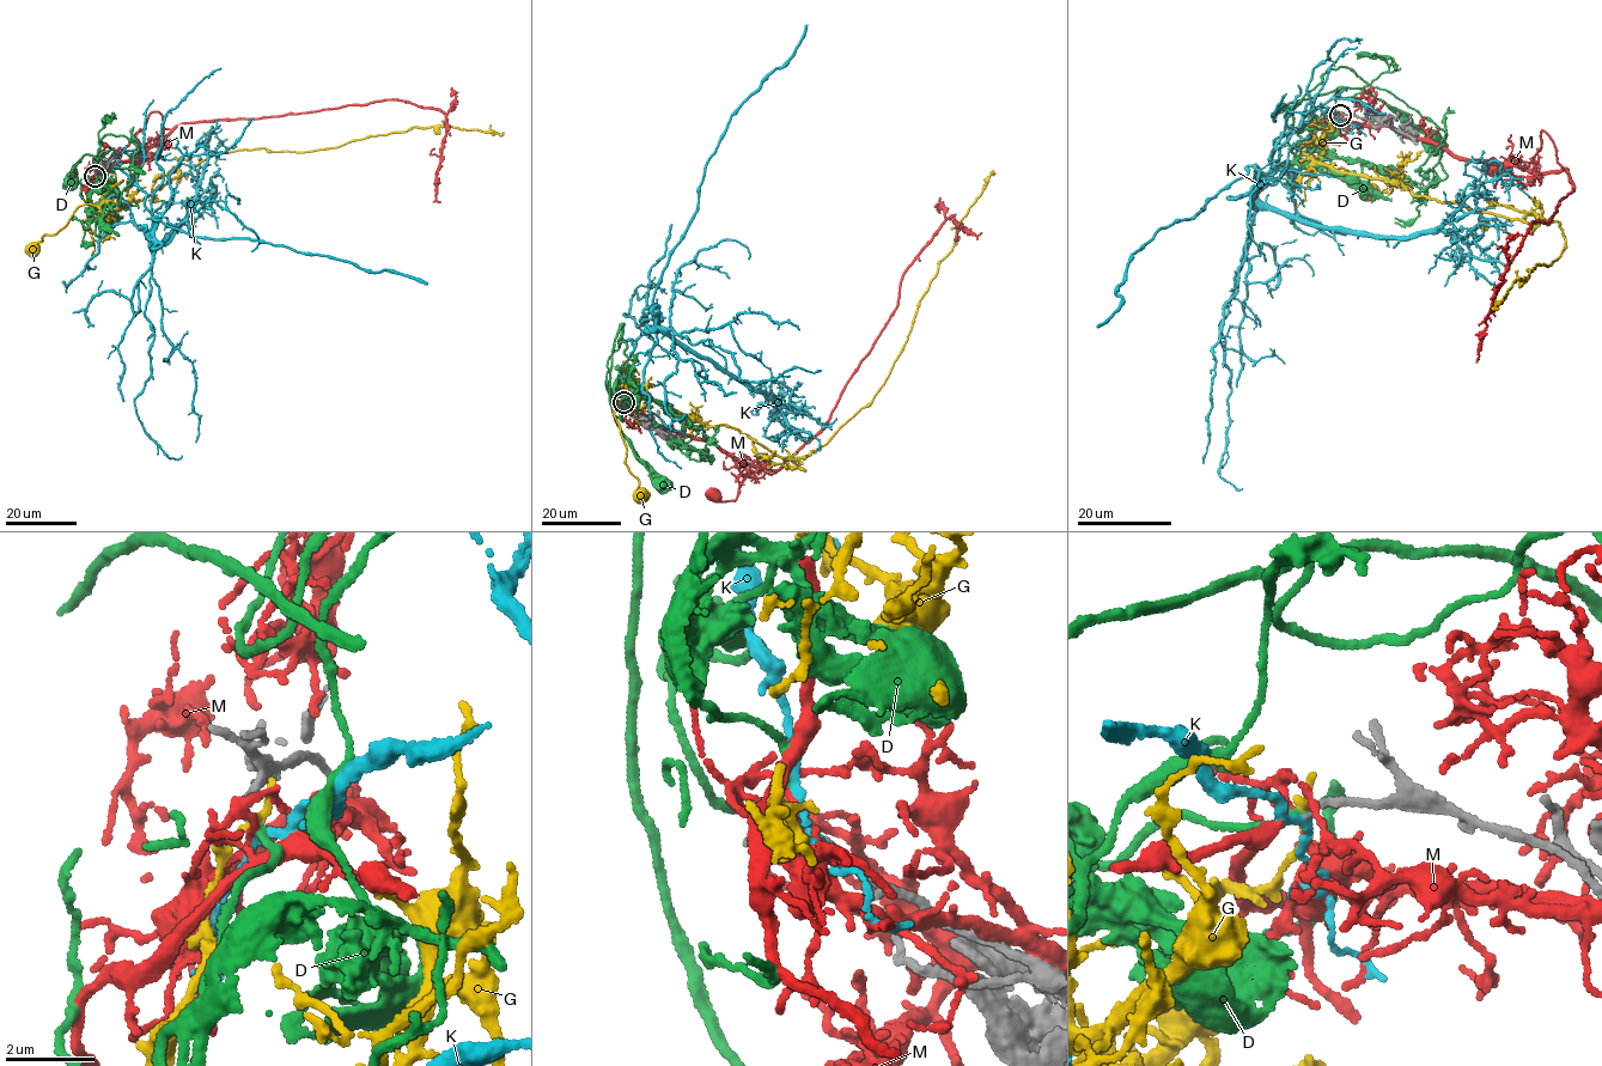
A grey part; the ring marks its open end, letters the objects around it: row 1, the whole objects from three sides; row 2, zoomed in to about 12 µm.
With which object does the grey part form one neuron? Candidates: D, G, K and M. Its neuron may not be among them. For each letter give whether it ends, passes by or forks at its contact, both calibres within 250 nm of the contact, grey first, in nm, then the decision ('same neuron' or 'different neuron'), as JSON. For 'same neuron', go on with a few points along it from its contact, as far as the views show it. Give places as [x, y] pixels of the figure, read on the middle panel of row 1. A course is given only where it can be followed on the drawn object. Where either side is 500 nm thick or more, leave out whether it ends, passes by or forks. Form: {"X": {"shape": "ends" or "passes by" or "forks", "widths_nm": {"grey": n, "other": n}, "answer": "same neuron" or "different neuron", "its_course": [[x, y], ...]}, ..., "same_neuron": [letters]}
{"D": {"shape": "ends", "widths_nm": {"grey": 140, "other": 140}, "answer": "same neuron", "its_course": [[623, 402], [615, 391], [633, 366], [625, 342], [617, 345], [622, 324], [609, 404], [637, 457], [661, 481]]}, "G": {"shape": "passes by", "widths_nm": {"grey": 140, "other": 160}, "answer": "different neuron"}, "K": {"shape": "passes by", "widths_nm": {"grey": 140, "other": 150}, "answer": "different neuron"}, "M": {"shape": "forks", "widths_nm": {"grey": 140, "other": 100}, "answer": "different neuron"}, "same_neuron": ["D"]}

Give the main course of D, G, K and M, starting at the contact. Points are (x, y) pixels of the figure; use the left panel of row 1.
D: (95, 177), (92, 188), (114, 187), (120, 205), (133, 177), (131, 165), (144, 174), (85, 153), (72, 180)
G: (95, 177), (89, 198), (107, 214), (220, 153), (303, 153), (415, 126), (503, 132)
K: (95, 177), (117, 168), (146, 194), (148, 235), (156, 218), (193, 236), (255, 239), (427, 285)
M: (95, 177), (135, 162), (163, 141), (170, 131), (163, 116), (152, 113), (104, 164), (103, 172)

